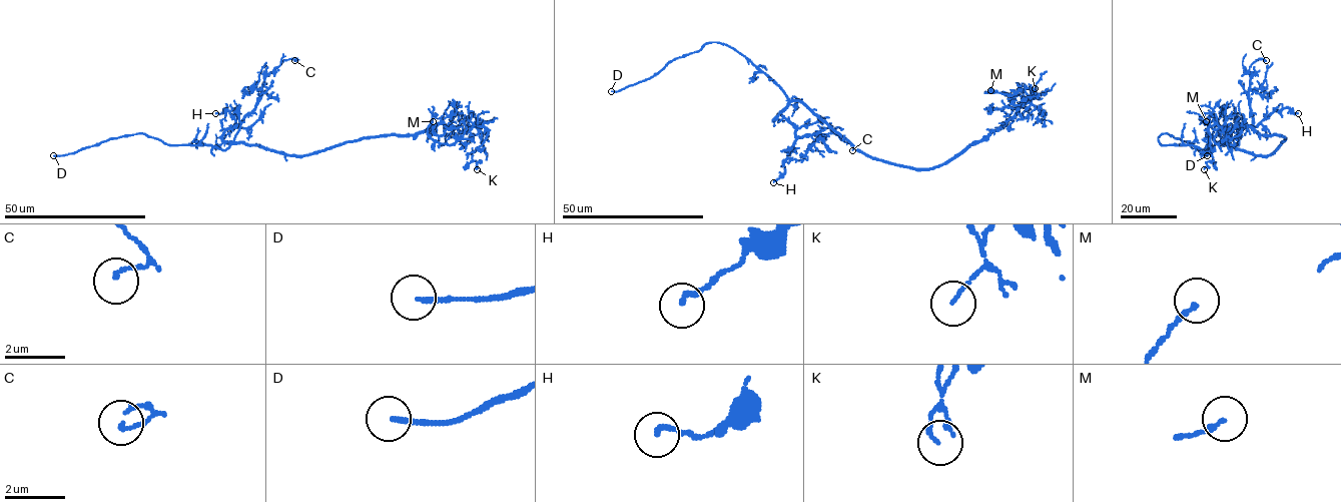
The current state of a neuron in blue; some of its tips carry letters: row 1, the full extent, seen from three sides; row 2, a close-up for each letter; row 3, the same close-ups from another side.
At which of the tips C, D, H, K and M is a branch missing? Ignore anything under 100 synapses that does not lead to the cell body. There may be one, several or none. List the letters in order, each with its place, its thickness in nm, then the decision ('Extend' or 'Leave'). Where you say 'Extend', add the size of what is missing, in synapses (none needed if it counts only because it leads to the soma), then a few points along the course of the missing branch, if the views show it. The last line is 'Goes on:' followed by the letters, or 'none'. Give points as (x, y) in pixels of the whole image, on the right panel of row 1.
C: Place: (1266, 60). Thickness 120 nm. Leave
D: Place: (1207, 155). Thickness 160 nm. Extend
H: Place: (1298, 113). Thickness 160 nm. Leave
K: Place: (1204, 169). Thickness 110 nm. Leave
M: Place: (1206, 121). Thickness 170 nm. Leave
Goes on: D

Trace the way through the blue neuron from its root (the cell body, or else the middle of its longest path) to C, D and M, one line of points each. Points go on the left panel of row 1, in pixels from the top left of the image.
C: (290, 155), (257, 145), (225, 142), (222, 133), (237, 127), (254, 108), (263, 78), (283, 60), (294, 60)
D: (290, 155), (243, 142), (232, 142), (225, 149), (210, 145), (168, 145), (144, 133), (109, 138), (53, 155)
M: (290, 155), (413, 135), (436, 124), (473, 137), (435, 142), (428, 134), (433, 121)

